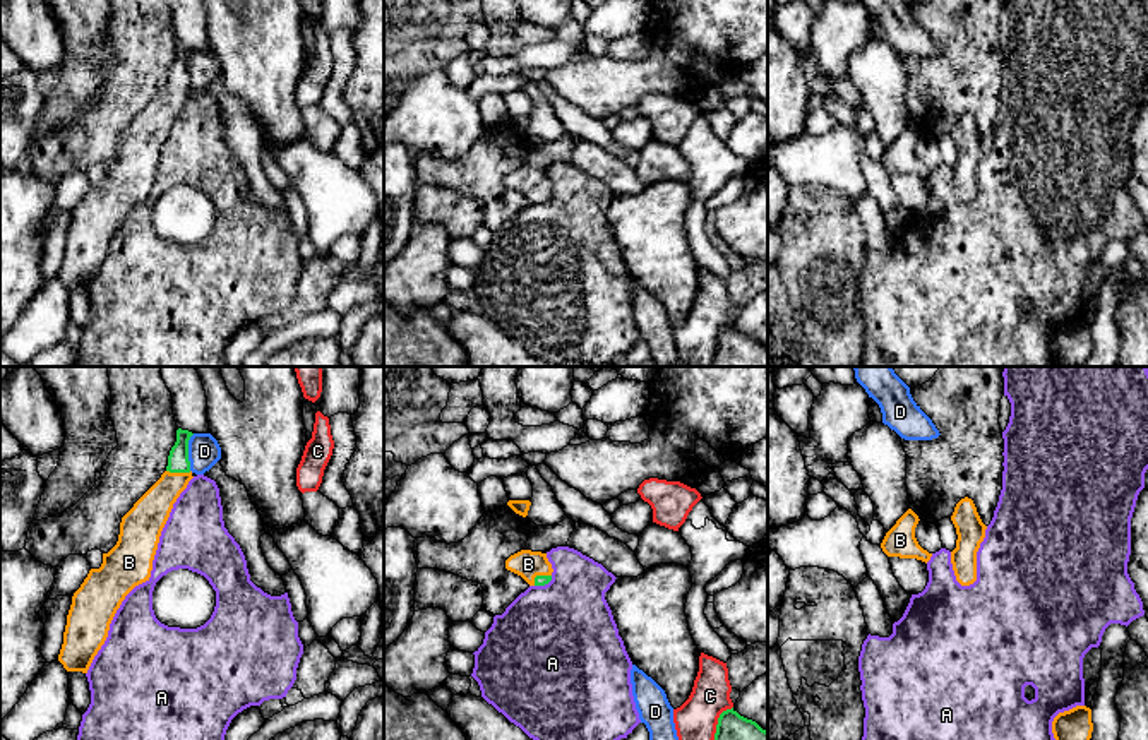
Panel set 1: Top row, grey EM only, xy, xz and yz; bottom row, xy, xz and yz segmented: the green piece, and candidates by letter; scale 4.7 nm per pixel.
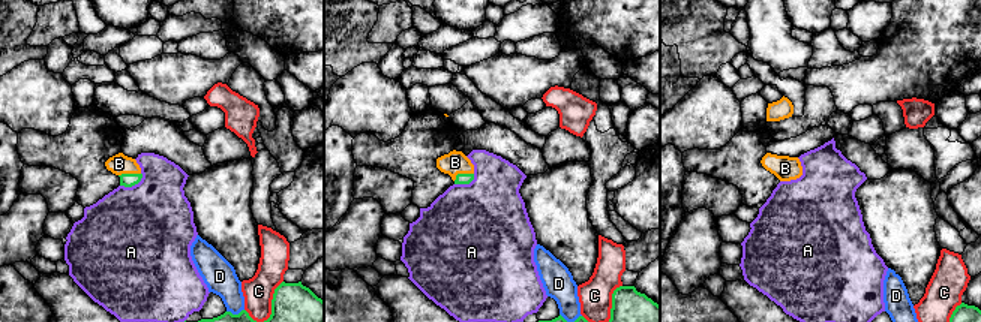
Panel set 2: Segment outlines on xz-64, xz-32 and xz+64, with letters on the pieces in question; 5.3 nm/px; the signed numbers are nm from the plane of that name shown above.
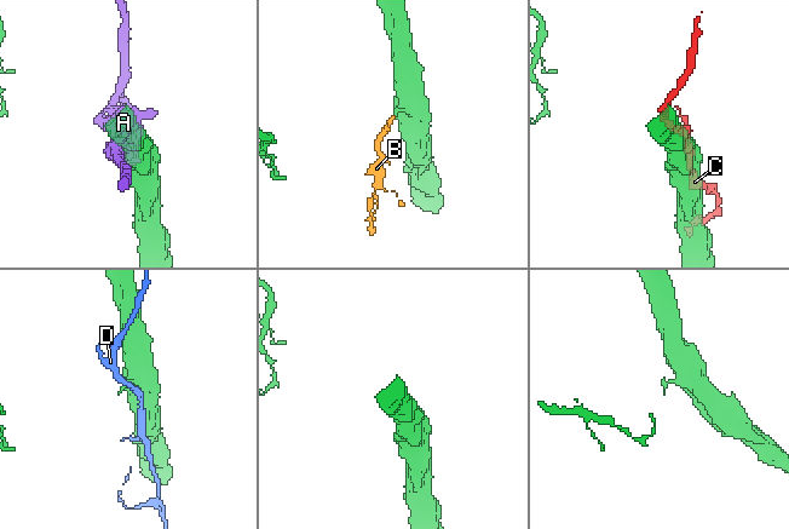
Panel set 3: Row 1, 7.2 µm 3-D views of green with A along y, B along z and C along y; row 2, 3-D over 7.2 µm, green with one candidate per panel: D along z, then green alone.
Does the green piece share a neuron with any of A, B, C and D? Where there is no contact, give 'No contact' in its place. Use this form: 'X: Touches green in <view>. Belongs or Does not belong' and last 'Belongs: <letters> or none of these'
A: Touches green in xz. Does not belong
B: Touches green in xy. Belongs
C: Touches green in xz. Does not belong
D: Touches green in xy. Does not belong
Belongs: B

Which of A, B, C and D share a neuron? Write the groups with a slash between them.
A / B / C / D

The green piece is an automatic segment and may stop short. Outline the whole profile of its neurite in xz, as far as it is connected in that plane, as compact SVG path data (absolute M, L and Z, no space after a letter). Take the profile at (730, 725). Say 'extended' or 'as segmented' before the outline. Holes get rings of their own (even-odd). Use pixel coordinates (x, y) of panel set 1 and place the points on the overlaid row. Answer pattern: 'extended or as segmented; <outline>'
as segmented; M732 707L720 714L715 740L768 740L768 731Z

